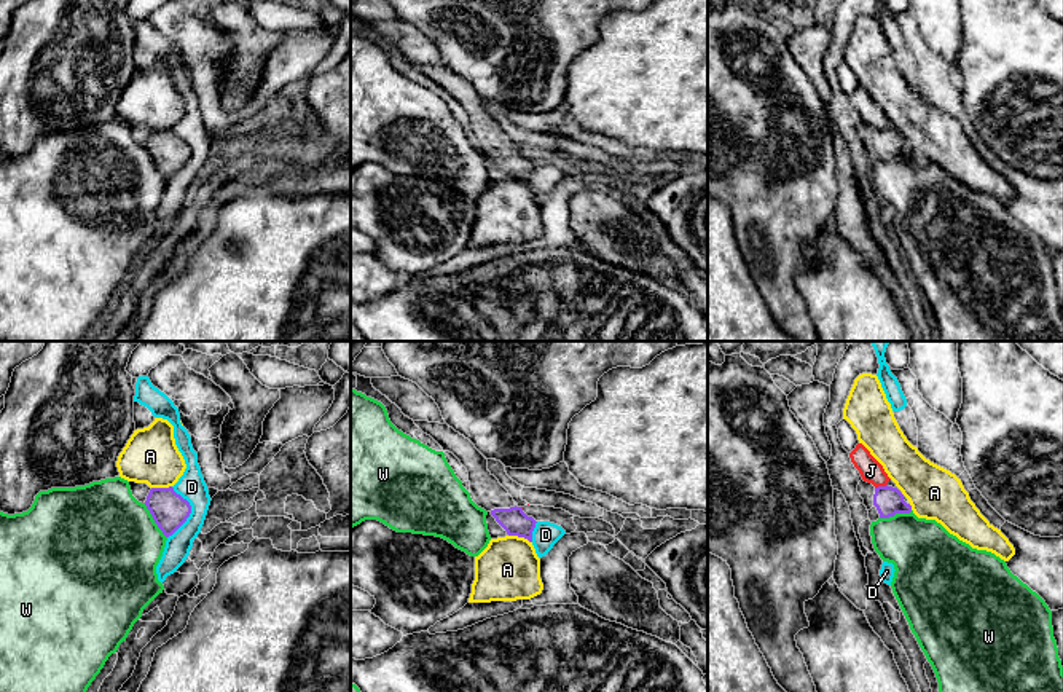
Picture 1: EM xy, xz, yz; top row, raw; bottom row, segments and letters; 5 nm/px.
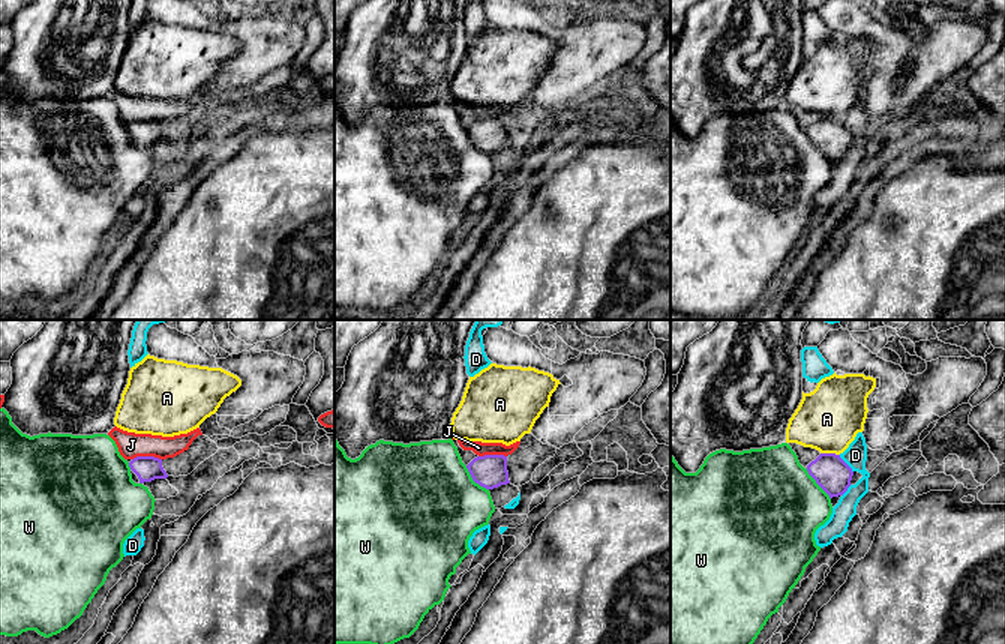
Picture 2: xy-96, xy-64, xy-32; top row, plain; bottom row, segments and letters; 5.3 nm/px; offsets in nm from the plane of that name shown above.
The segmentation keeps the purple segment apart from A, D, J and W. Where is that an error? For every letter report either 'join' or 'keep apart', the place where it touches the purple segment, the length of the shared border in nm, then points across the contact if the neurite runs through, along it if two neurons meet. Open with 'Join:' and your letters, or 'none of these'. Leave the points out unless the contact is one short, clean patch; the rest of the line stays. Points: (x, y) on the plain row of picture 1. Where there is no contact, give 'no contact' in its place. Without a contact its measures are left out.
Join: none of these
A: keep apart | xz (520, 179) | 130 nm
D: keep apart | xy (190, 155) | 260 nm
J: keep apart | yz (880, 129) | 70 nm | along yz (886, 126), (875, 131)
W: keep apart | xy (155, 165) | 200 nm

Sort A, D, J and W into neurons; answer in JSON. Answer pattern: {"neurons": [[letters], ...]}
{"neurons": [["A"], ["D"], ["J"], ["W"]]}

